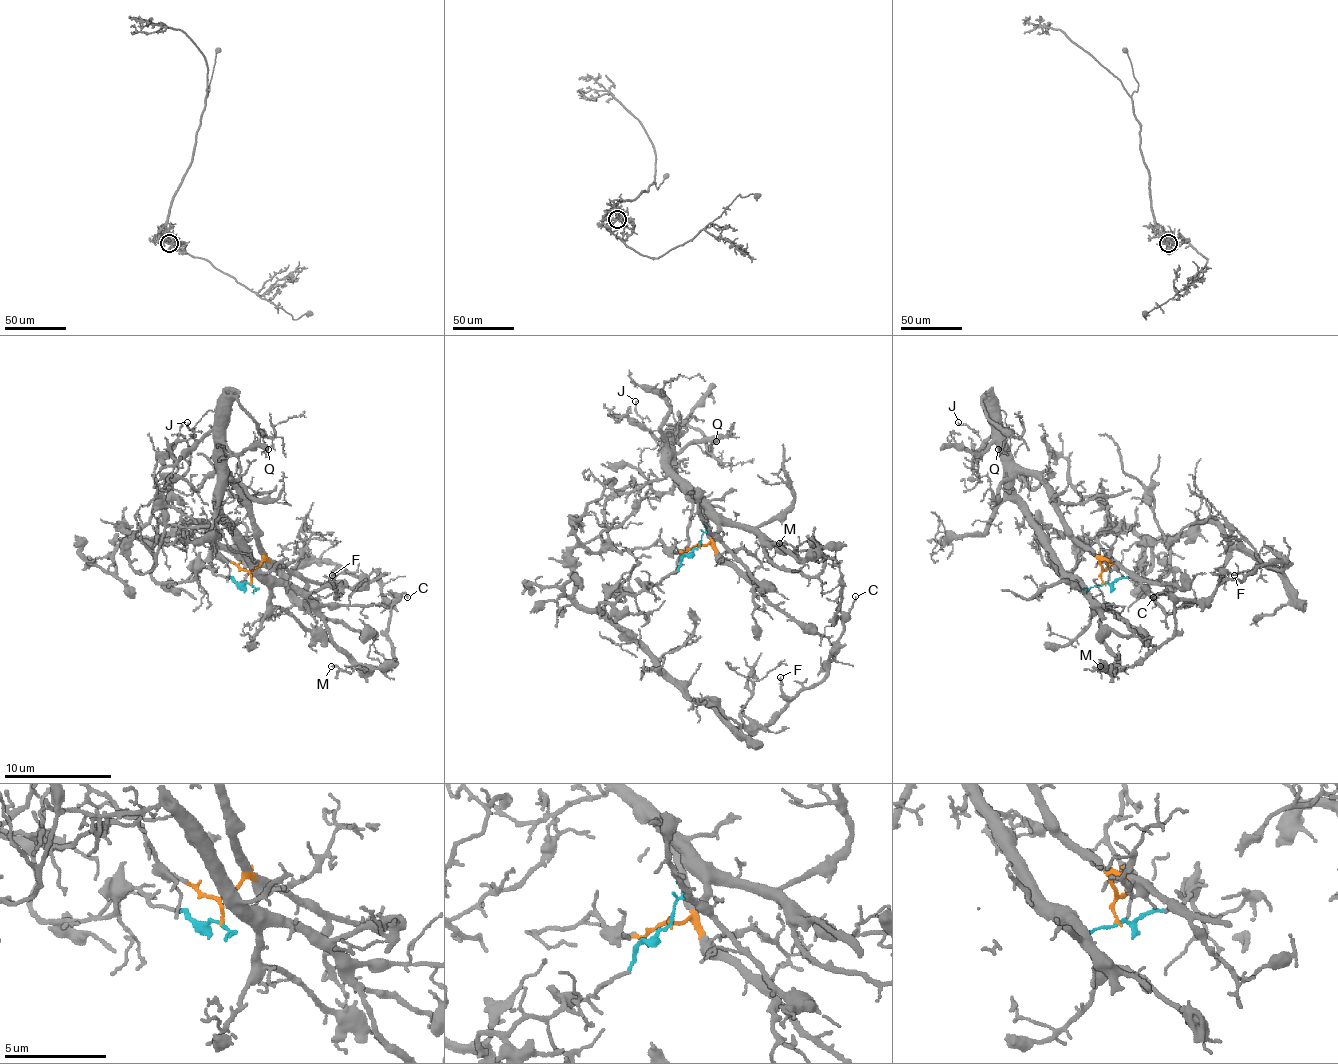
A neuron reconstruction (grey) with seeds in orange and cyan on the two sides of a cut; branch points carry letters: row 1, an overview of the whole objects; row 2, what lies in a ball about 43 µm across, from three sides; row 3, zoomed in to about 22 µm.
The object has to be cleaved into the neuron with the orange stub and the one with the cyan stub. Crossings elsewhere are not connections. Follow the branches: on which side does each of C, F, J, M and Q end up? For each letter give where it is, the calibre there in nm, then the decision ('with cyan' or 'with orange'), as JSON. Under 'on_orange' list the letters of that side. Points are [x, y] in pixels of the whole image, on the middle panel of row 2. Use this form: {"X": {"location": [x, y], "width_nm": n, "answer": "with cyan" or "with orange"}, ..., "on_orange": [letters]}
{"C": {"location": [855, 596], "width_nm": 120, "answer": "with cyan"}, "F": {"location": [780, 677], "width_nm": 130, "answer": "with cyan"}, "J": {"location": [635, 401], "width_nm": 110, "answer": "with orange"}, "M": {"location": [779, 543], "width_nm": 90, "answer": "with orange"}, "Q": {"location": [716, 441], "width_nm": 100, "answer": "with orange"}, "on_orange": ["J", "M", "Q"]}

